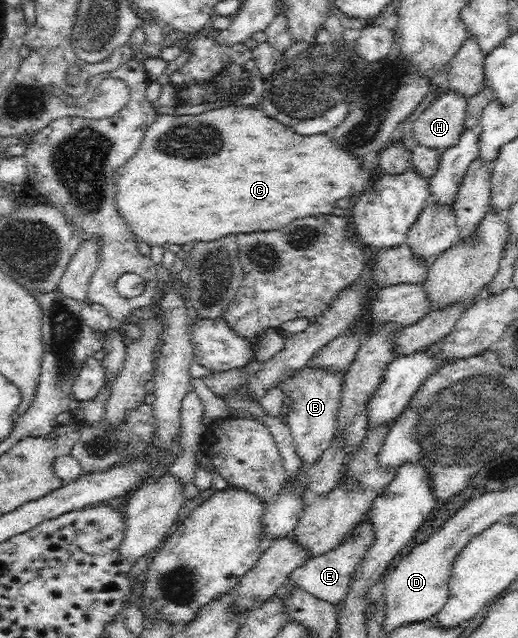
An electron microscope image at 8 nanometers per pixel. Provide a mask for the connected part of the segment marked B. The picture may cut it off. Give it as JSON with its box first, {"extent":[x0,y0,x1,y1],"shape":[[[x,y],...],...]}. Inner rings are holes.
{"extent":[278,366,344,465],"shape":[[[306,366],[294,374],[278,387],[285,393],[287,404],[290,406],[286,416],[287,426],[291,431],[297,454],[304,465],[308,465],[318,461],[318,457],[330,447],[334,435],[339,431],[337,413],[341,404],[344,371],[340,373],[331,369]]]}

